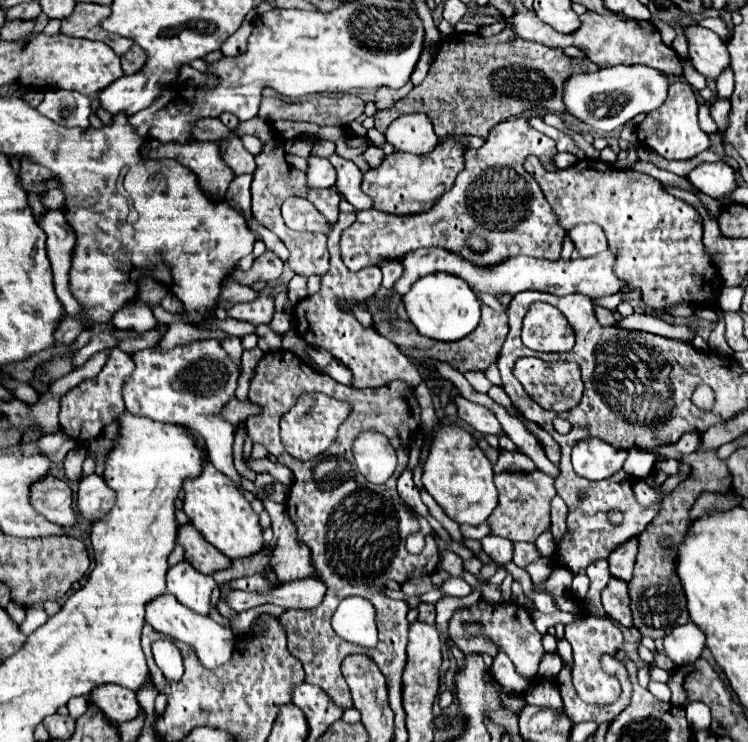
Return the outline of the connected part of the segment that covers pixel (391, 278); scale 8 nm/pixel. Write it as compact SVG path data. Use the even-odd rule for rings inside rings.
M380 261L378 267L380 267L382 277L384 277L384 279L382 279L382 285L384 285L386 289L392 289L394 281L402 275L402 273L400 273L400 271L402 271L402 269L400 269L402 265L400 265L398 261Z

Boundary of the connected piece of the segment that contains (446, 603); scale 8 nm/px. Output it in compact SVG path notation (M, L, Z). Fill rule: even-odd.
M473 590L468 596L463 598L456 597L444 597L440 599L436 604L436 627L446 637L450 638L448 633L448 623L451 619L451 615L456 609L462 607L469 607L474 603L477 603L481 599L479 590Z

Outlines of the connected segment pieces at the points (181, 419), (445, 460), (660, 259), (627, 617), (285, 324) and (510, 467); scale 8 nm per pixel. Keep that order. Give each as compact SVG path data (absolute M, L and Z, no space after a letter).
M206 339L174 347L170 351L144 349L134 353L132 359L136 359L136 369L124 385L126 409L140 417L150 417L162 423L184 423L188 429L200 433L206 439L208 457L214 467L236 481L236 485L242 489L240 477L232 463L234 425L218 415L222 405L234 397L238 367L228 359L220 343L216 339Z
M456 425L440 427L436 431L430 455L424 463L422 485L450 519L468 525L480 525L482 521L486 521L488 515L498 505L498 491L492 479L494 479L492 463L488 461L488 457L478 447L476 439L468 431Z
M528 157L524 169L538 181L562 229L570 231L578 223L596 223L604 229L608 249L616 252L614 273L630 289L642 291L646 307L718 303L722 279L716 277L716 267L702 245L702 217L692 205L670 195L660 181L636 171L618 171L600 159L580 159L570 169L550 173L538 159Z
M612 577L606 589L602 591L602 605L608 617L618 621L624 627L632 627L632 615L630 615L630 603L628 603L628 589L626 583L618 577Z
M278 313L278 317L274 317L270 321L270 327L274 331L278 331L278 333L284 333L284 331L288 331L292 327L292 323L290 323L290 317L286 313Z
M498 449L498 461L494 463L494 473L506 473L506 471L534 471L536 466L532 463L532 459L524 453L520 453L520 449L514 451L506 451L506 449Z

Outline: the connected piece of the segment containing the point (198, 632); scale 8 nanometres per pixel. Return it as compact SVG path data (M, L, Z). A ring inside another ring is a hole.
M164 593L146 605L146 621L156 631L172 637L174 641L182 641L182 643L190 645L194 649L200 665L204 665L206 669L212 669L212 665L224 665L224 663L228 663L228 659L232 659L234 643L236 643L232 629L218 625L210 617L192 613L188 607L180 605L180 601L176 601L176 597L172 597L170 593Z

